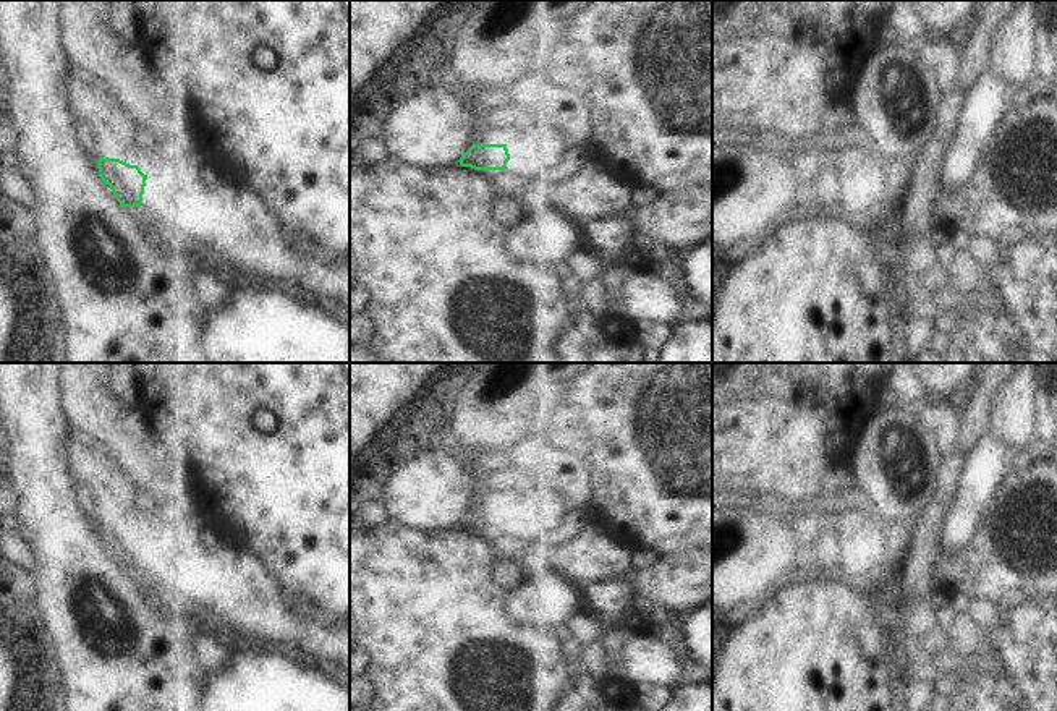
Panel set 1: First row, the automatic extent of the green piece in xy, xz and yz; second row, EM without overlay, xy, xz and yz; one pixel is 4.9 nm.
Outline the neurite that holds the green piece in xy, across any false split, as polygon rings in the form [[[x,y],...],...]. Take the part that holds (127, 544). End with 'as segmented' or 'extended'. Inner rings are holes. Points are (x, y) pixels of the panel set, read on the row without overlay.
[[[73,429],[66,450],[70,475],[87,487],[92,500],[89,510],[99,522],[99,538],[121,570],[141,568],[151,588],[165,602],[197,611],[207,624],[220,627],[244,646],[295,645],[314,659],[335,664],[350,674],[350,627],[329,624],[295,609],[264,560],[230,541],[212,538],[197,528],[167,538],[144,538],[138,530],[142,515],[141,496],[123,466]]]; extended

